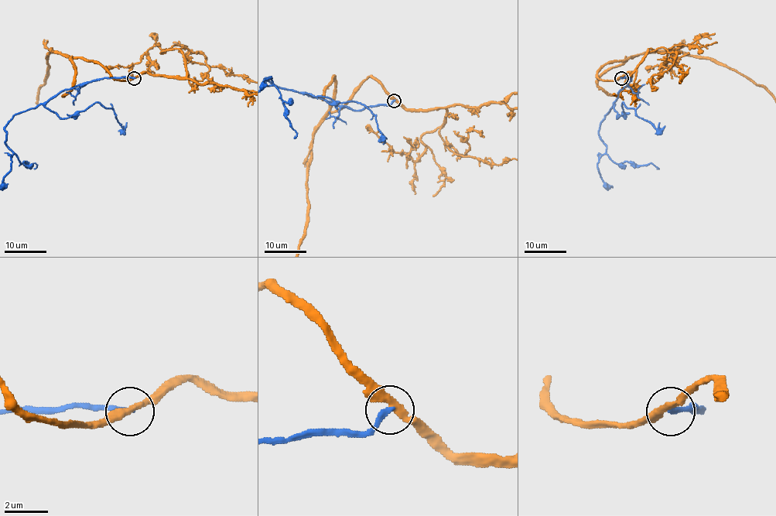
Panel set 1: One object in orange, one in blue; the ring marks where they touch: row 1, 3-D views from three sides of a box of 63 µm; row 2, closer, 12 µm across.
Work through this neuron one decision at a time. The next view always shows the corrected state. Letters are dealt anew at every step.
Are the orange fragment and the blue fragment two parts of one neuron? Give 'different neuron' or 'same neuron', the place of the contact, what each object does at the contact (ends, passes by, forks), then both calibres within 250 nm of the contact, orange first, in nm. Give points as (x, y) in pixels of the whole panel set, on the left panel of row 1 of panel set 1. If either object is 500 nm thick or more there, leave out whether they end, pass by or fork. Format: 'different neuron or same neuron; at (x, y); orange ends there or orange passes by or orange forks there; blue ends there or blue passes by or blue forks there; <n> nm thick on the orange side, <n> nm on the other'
different neuron; at (134, 78); orange passes by; blue ends there; 300 nm thick on the orange side, 240 nm on the other

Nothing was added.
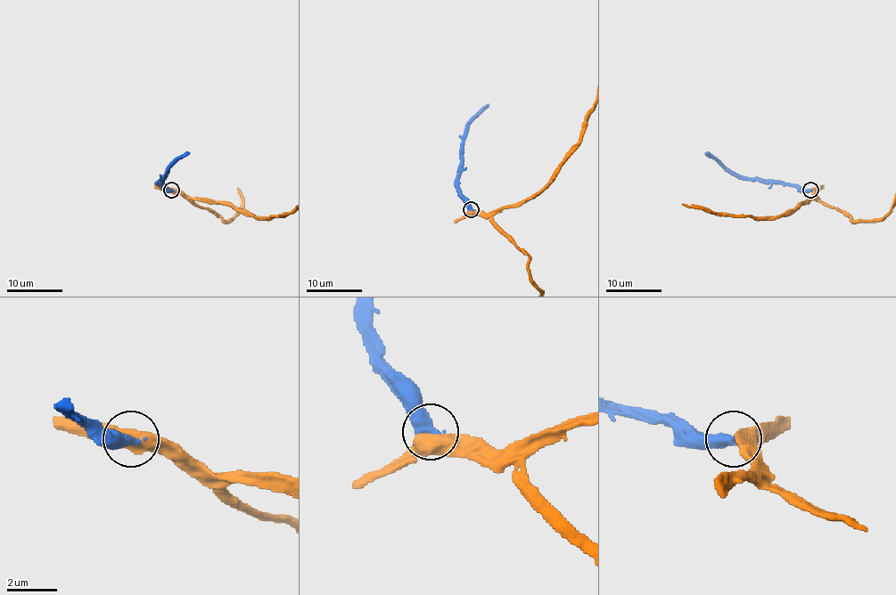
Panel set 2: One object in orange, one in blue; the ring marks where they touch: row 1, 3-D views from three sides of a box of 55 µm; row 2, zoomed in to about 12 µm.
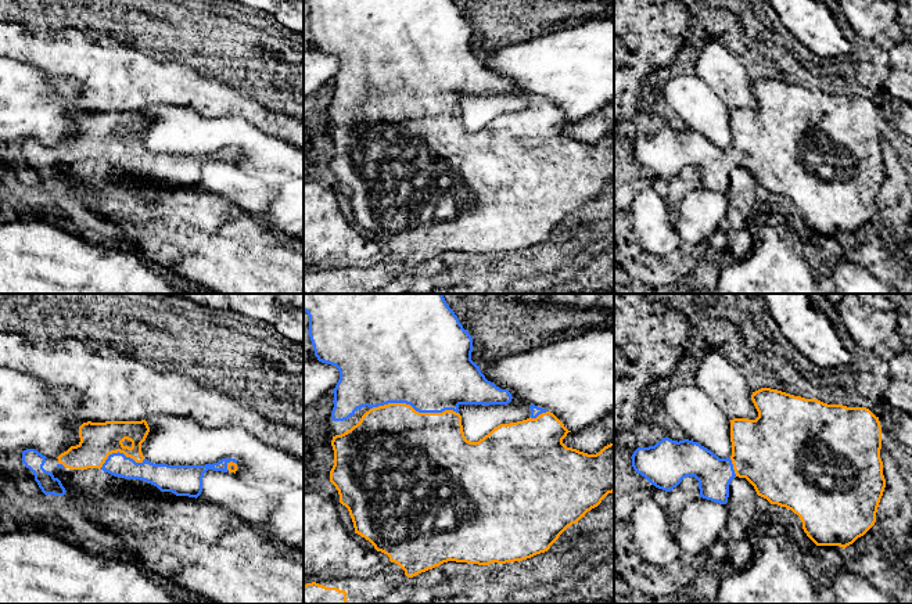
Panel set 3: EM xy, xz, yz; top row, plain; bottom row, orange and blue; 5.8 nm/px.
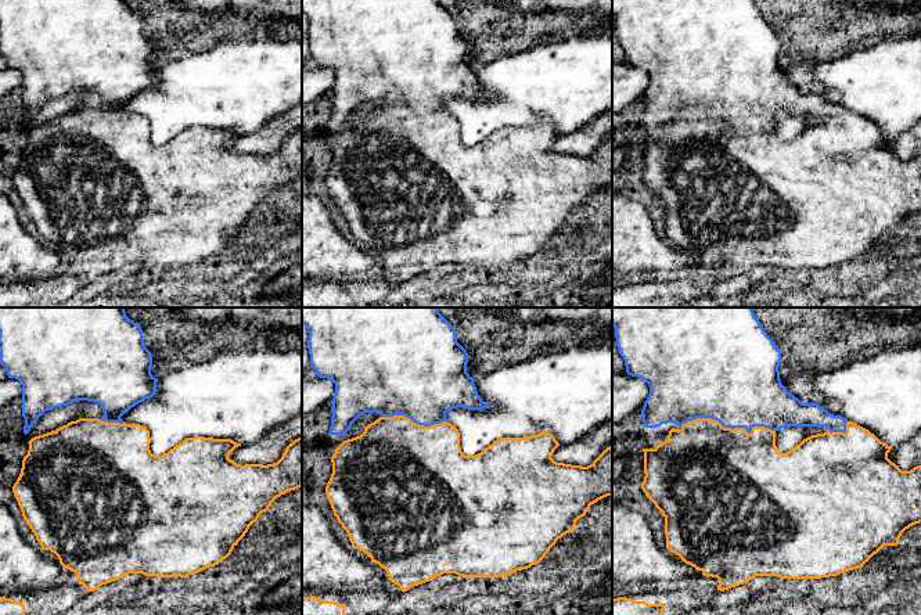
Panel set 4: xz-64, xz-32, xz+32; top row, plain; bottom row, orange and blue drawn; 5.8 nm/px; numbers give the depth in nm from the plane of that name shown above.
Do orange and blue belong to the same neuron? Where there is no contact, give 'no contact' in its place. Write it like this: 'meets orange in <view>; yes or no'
meets orange in xz; yes

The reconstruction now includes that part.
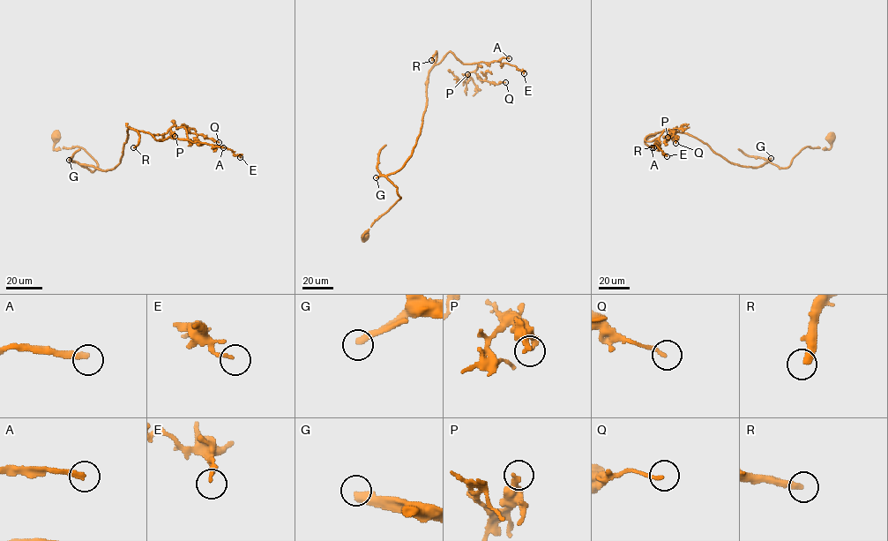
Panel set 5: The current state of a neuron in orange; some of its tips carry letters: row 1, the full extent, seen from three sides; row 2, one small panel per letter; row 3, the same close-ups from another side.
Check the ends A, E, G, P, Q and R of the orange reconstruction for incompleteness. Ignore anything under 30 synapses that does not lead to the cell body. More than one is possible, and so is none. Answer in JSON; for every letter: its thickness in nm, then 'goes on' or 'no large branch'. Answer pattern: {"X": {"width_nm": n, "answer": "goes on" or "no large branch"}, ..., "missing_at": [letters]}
{"A": {"width_nm": 280, "answer": "goes on"}, "E": {"width_nm": 150, "answer": "no large branch"}, "G": {"width_nm": 400, "answer": "goes on"}, "P": {"width_nm": 320, "answer": "no large branch"}, "Q": {"width_nm": 160, "answer": "no large branch"}, "R": {"width_nm": 360, "answer": "goes on"}, "missing_at": ["A", "G", "R"]}

